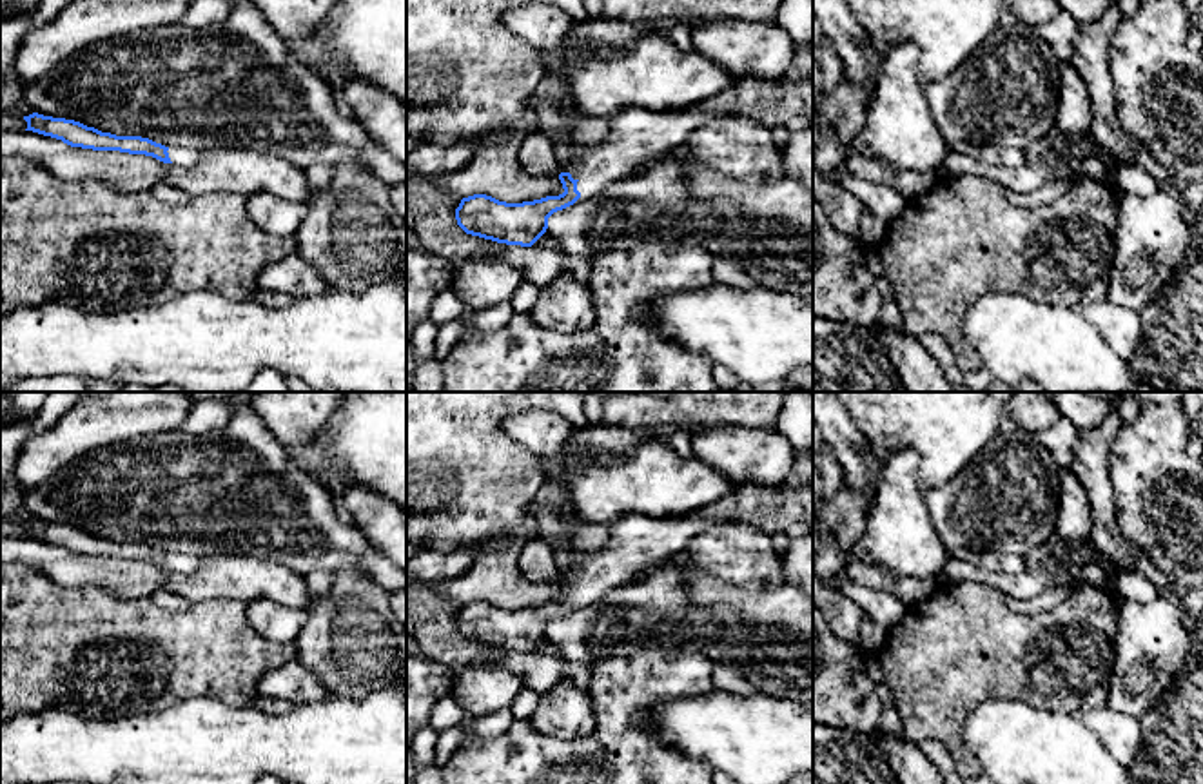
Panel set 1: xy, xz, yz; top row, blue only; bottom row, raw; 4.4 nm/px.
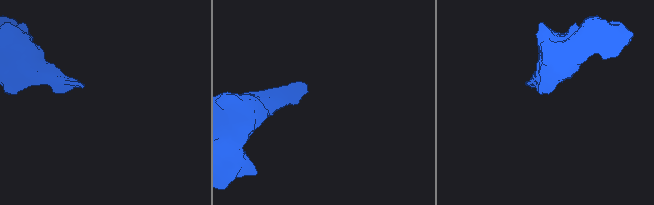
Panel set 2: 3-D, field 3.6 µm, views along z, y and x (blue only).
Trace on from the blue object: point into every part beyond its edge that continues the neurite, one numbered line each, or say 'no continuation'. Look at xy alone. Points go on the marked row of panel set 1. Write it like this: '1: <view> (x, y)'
1: xy (178, 155)

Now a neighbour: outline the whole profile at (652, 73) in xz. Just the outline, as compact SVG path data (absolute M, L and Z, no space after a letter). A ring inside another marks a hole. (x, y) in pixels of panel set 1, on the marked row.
M650 34L622 47L577 54L561 69L559 83L572 116L610 118L631 107L679 111L726 91L737 78L697 49L680 51L666 34Z

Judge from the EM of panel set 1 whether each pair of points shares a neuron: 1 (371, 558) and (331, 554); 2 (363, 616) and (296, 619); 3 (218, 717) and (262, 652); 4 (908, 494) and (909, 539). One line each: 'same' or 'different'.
1: same
2: different
3: different
4: same

